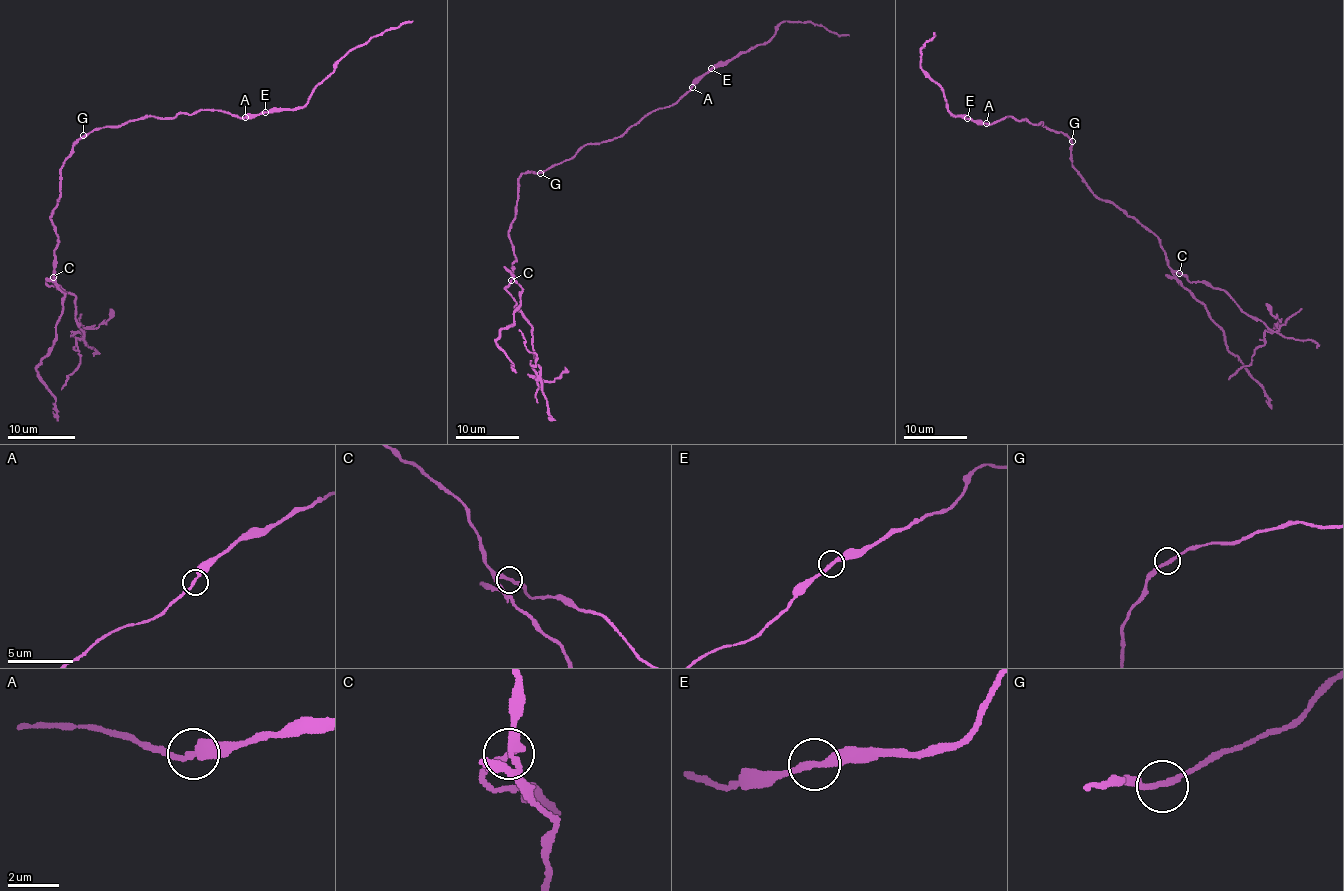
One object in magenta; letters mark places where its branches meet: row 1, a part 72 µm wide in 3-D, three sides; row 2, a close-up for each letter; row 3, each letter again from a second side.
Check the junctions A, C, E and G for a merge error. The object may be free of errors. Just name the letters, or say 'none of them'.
C

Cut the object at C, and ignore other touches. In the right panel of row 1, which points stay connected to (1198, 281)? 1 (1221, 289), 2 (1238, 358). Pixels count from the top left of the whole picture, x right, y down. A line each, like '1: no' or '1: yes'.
1: yes
2: no

